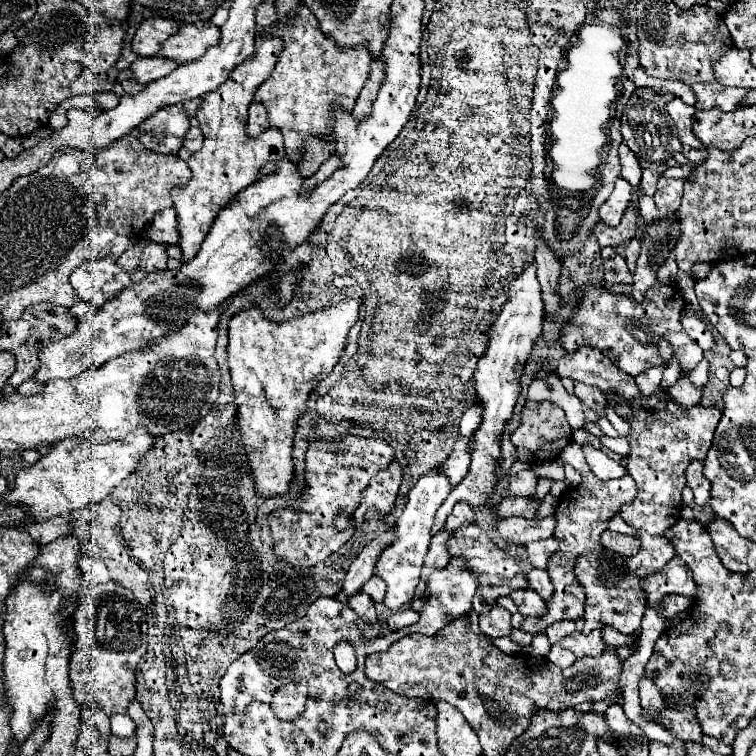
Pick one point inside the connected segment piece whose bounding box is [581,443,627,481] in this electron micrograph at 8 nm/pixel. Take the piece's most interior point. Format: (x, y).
(603, 466)

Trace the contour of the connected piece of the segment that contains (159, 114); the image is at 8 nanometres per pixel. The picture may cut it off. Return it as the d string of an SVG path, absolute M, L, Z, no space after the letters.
M181 103L163 105L151 117L147 117L137 129L135 137L141 145L155 153L173 153L183 147L185 133L189 129L189 117Z

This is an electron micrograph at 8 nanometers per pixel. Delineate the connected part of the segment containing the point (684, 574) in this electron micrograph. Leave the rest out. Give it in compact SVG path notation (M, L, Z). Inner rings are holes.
M673 557L671 563L667 563L663 569L655 571L653 575L647 575L643 581L645 591L645 603L651 609L657 609L661 613L661 599L665 595L681 593L685 597L695 597L695 581L691 581L691 571L687 565L683 565L681 559Z

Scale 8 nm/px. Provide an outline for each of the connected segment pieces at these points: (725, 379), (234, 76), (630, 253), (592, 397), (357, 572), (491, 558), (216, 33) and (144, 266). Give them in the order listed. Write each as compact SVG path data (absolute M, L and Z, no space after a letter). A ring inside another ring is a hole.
M705 321L705 325L713 335L715 347L705 353L705 359L709 361L709 381L703 387L701 405L721 409L721 395L729 389L729 373L735 369L735 365L729 359L731 347L723 341L723 337L719 337L719 333L709 325L709 321Z
M271 37L257 39L255 53L247 57L247 61L237 65L229 75L229 79L217 91L211 91L203 97L203 103L197 111L197 119L201 123L199 127L205 135L203 149L193 153L189 159L191 183L183 189L173 189L171 193L177 209L179 247L183 251L181 263L189 263L195 257L217 213L223 207L227 207L239 191L259 181L259 173L265 163L269 161L275 163L285 153L283 137L279 135L279 129L267 129L257 139L251 139L245 133L249 103L253 101L253 95L261 85L261 81L271 75L271 69L279 57L279 49L281 49L279 39L271 39Z
M635 239L635 241L631 241L631 243L627 245L627 249L625 249L625 261L627 261L627 265L629 265L629 271L631 271L631 273L635 273L637 257L639 257L639 249L641 249L641 245L639 245L639 241L637 241L637 239Z
M575 383L575 395L589 409L593 409L597 413L603 413L603 409L605 409L605 395L597 387L591 387L591 385L585 385L585 383Z
M385 531L381 535L377 535L371 543L367 543L363 547L363 551L353 559L345 581L343 581L343 595L351 597L355 593L361 591L361 587L371 579L373 575L373 567L375 567L375 557L379 557L379 553L383 551L383 545L391 543L391 531Z
M465 523L459 529L455 529L455 537L449 541L449 553L451 555L463 555L471 561L471 571L479 579L477 591L473 597L473 609L477 615L487 613L499 597L509 595L515 589L527 589L527 575L521 571L515 559L511 559L503 549L499 549L493 539L475 523Z
M195 21L179 29L175 37L163 43L161 55L177 59L181 65L201 57L209 47L221 41L221 29L211 21Z
M145 245L143 257L139 261L139 269L147 275L153 271L165 271L167 269L167 251L165 245Z

